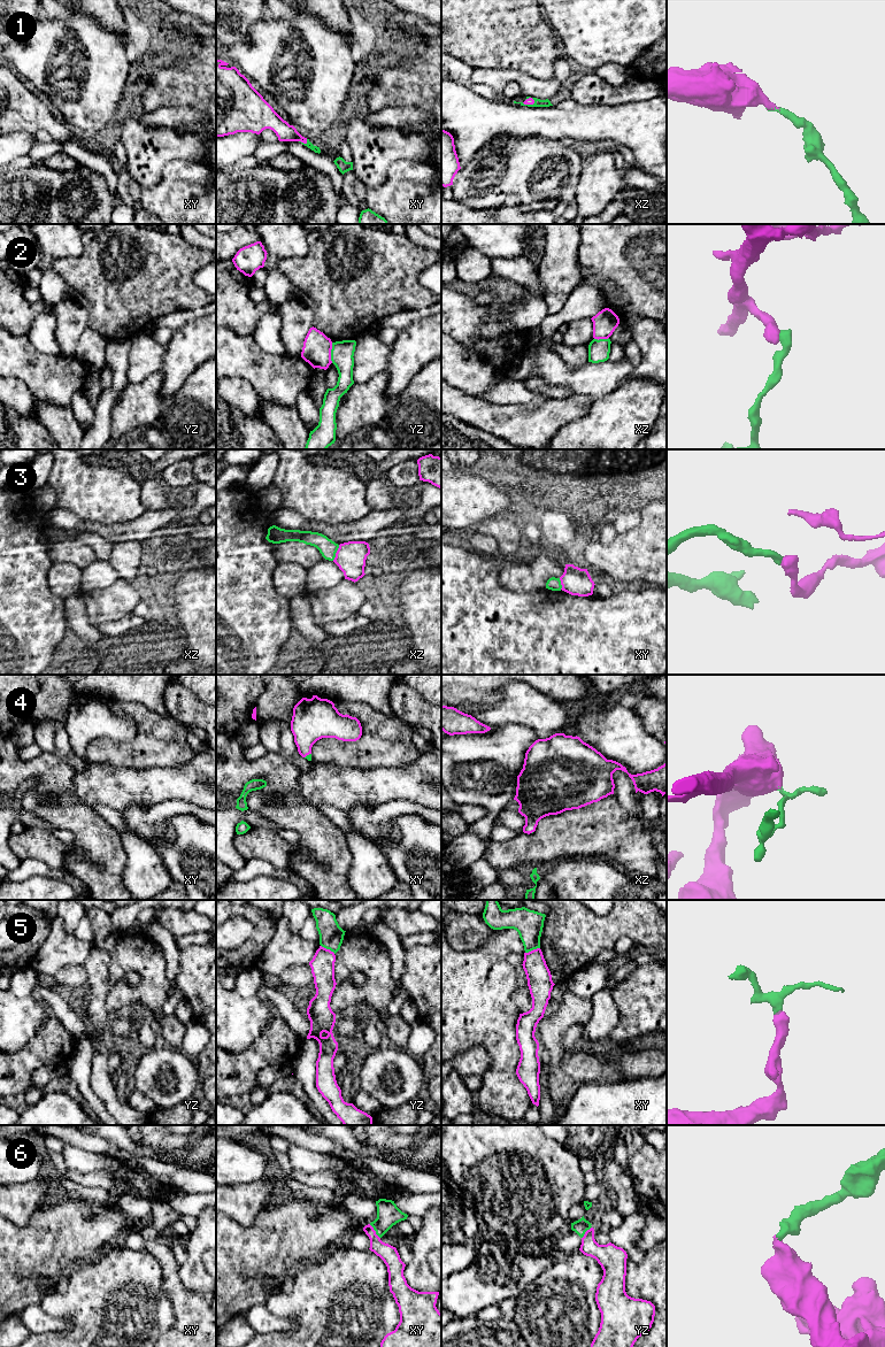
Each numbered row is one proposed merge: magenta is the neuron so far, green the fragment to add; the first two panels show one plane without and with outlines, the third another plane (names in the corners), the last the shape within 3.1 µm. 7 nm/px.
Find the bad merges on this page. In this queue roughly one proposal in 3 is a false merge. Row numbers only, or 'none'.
2, 3, 5

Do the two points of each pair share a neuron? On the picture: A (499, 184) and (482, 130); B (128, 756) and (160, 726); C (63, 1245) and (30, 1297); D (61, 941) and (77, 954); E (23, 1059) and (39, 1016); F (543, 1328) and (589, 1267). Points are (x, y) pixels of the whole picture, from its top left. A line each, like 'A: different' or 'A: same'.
A: different
B: same
C: same
D: same
E: different
F: same

